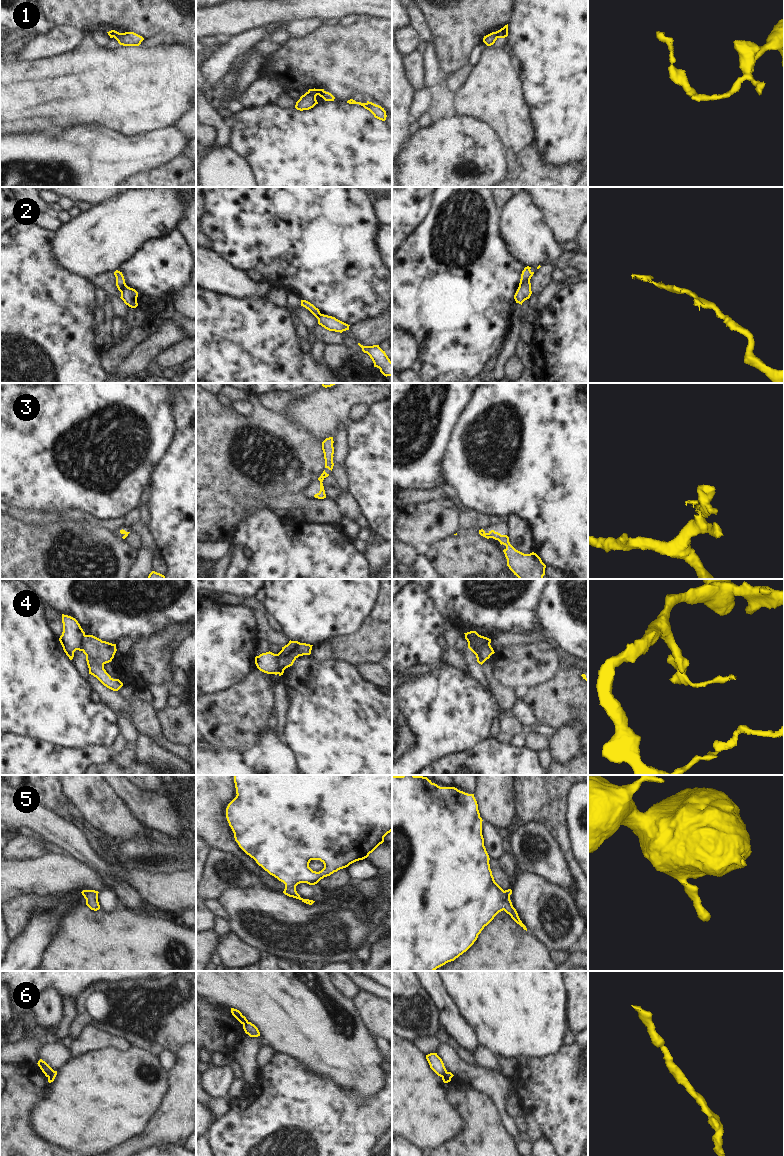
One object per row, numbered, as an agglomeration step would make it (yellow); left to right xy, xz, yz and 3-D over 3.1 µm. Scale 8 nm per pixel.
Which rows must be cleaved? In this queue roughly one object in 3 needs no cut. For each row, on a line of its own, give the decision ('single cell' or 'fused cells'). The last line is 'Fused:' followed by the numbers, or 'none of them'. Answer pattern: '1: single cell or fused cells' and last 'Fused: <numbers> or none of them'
1: fused cells
2: fused cells
3: single cell
4: fused cells
5: single cell
6: fused cells
Fused: 1, 2, 4, 6

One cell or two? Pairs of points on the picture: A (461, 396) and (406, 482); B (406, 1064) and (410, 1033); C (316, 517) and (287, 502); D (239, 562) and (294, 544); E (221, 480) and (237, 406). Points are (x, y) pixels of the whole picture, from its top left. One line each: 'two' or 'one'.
A: one
B: two
C: one
D: one
E: two

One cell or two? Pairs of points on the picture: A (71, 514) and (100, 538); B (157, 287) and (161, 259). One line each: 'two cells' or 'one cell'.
A: two cells
B: one cell

